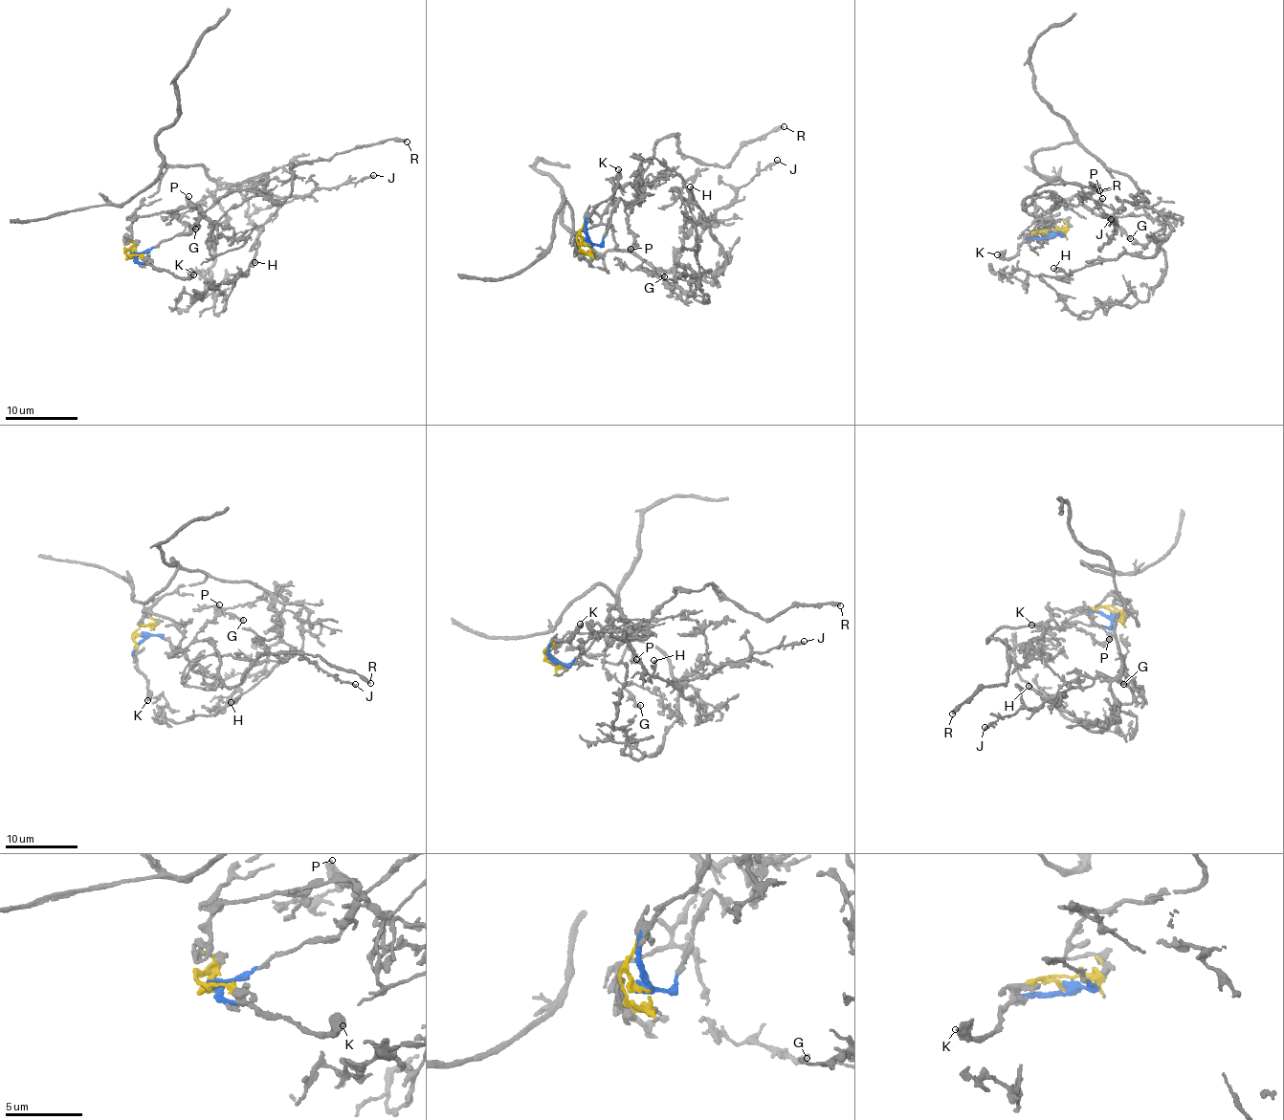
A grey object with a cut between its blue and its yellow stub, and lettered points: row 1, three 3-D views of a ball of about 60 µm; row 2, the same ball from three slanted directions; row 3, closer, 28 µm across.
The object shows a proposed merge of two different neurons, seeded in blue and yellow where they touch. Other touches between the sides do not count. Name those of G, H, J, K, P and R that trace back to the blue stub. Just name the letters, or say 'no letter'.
K, P, R

